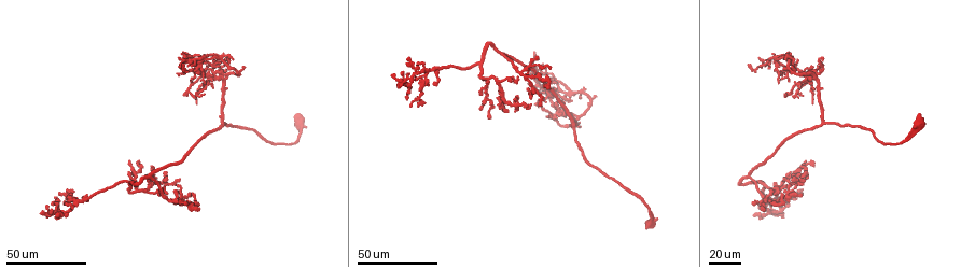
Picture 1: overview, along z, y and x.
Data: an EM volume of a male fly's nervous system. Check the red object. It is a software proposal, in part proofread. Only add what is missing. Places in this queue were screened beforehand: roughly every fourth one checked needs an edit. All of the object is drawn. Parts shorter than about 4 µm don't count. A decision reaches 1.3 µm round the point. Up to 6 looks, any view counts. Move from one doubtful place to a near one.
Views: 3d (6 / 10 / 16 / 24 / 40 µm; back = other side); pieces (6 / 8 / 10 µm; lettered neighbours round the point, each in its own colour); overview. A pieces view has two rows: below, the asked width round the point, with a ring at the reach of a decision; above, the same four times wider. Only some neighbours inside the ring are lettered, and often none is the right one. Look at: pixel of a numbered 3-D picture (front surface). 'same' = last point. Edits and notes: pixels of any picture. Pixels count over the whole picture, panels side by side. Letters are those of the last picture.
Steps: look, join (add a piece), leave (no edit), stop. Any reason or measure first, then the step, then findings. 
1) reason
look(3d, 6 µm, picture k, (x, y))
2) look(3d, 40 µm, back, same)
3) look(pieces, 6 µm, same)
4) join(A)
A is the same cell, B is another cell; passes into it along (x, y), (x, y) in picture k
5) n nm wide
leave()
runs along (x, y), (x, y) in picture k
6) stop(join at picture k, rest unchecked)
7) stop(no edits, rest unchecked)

end of a long branch
look(3d, 24 µm, picture 1, (181, 179))

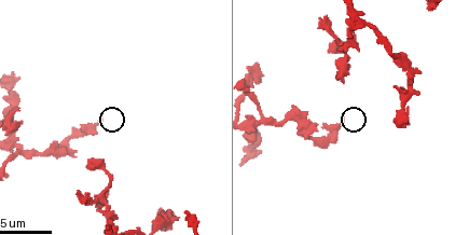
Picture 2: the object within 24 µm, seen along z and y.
see the neighbours
look(pieces, 6 µm, picture 2, (102, 118))

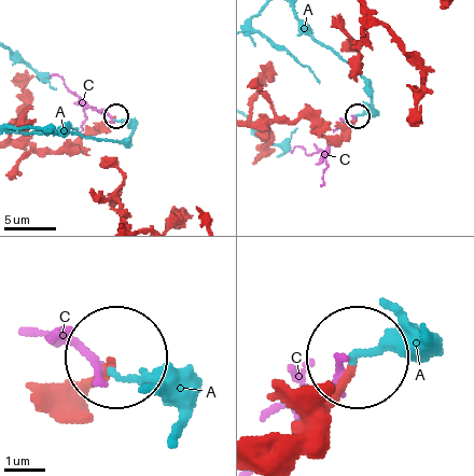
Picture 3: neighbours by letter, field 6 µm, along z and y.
190 nm wide
leave()
A and C are other cells; runs along (275, 439), (353, 361) in picture 3; none of them fits

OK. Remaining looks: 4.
free end
look(3d, 24 µm, picture 1, (181, 74))

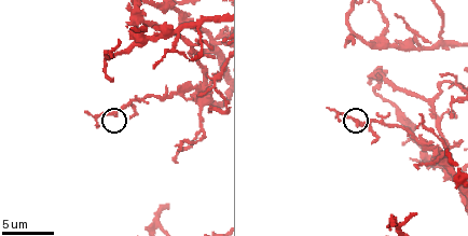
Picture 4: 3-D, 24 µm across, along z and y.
look(pieces, 6 µm, picture 4, (339, 122))

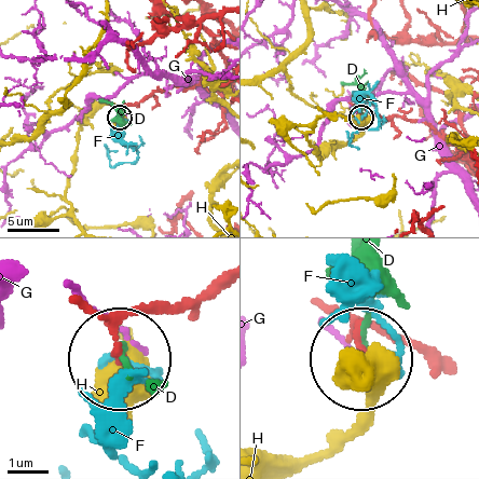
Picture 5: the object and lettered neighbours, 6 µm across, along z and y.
leave()
D, F, G and H are other cells; no lettered piece goes on from it

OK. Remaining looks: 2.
an open end
look(pieces, 10 µm, picture 4, (415, 168))

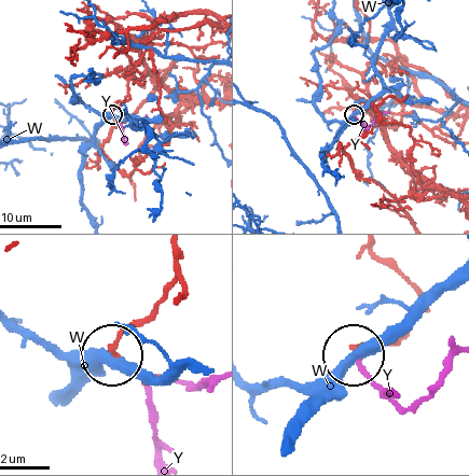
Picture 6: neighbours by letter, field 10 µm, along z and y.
200 nm wide
join(Y)
Y is the same cell, W is another cell; the neuron continues

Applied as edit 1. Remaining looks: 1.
stop(join at picture 6, rest unchecked)

